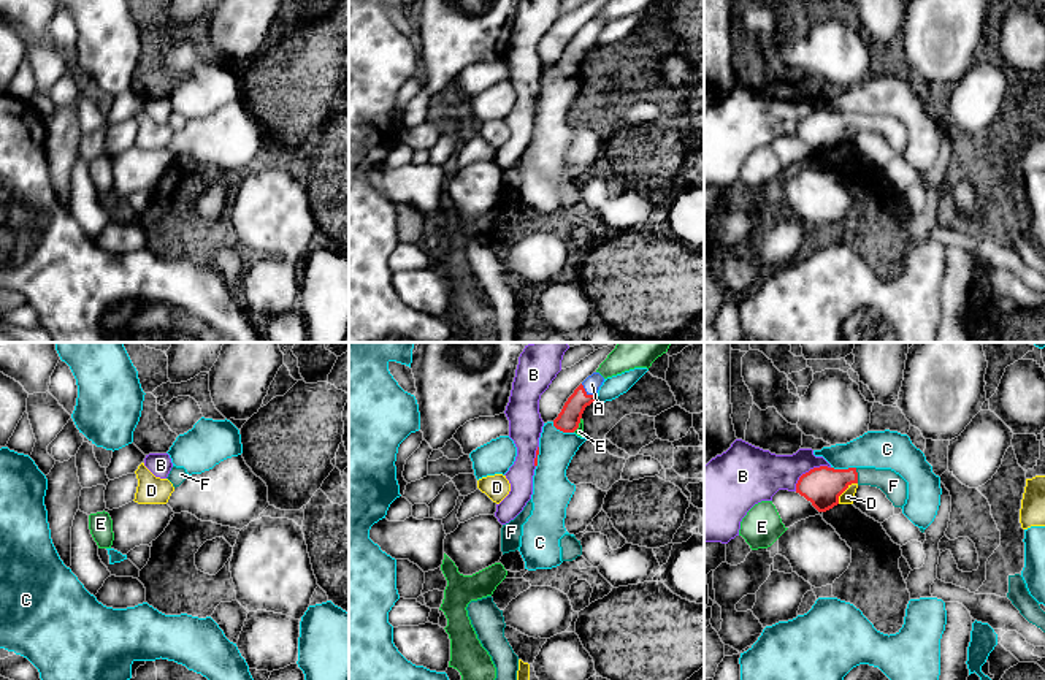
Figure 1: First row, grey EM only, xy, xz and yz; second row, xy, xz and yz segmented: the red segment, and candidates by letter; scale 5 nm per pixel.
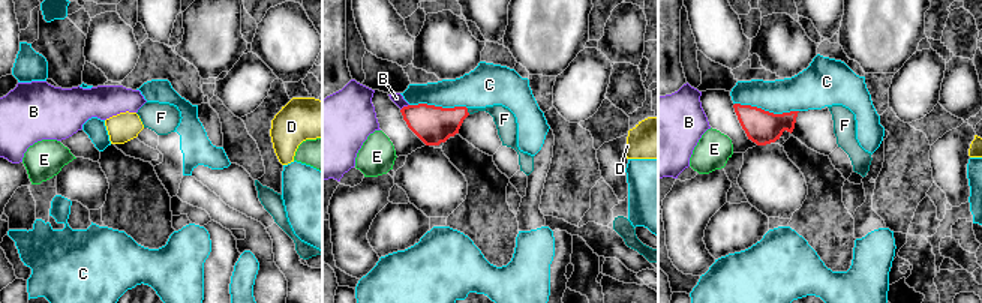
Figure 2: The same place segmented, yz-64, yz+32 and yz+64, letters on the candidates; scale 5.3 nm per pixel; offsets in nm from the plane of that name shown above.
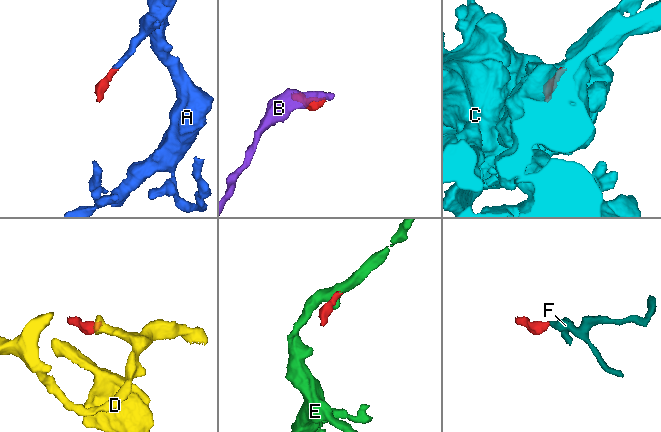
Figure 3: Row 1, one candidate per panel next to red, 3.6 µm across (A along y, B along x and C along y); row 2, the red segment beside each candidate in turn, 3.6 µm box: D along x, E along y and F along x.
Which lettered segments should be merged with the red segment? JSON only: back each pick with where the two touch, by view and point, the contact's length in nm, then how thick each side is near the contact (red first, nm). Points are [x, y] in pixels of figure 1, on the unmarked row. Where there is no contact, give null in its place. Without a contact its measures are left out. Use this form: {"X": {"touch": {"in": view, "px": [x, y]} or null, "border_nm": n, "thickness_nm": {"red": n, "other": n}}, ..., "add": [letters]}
{"A": {"touch": {"in": "xz", "px": [589, 40]}, "border_nm": 100, "thickness_nm": {"red": 120, "other": 90}}, "F": {"touch": {"in": "yz", "px": [857, 121]}, "border_nm": 80, "thickness_nm": {"red": 200, "other": 120}}, "add": ["A", "F"]}

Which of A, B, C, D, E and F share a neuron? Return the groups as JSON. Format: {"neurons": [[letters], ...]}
{"neurons": [["A", "F"], ["B"], ["C"], ["D"], ["E"]]}

